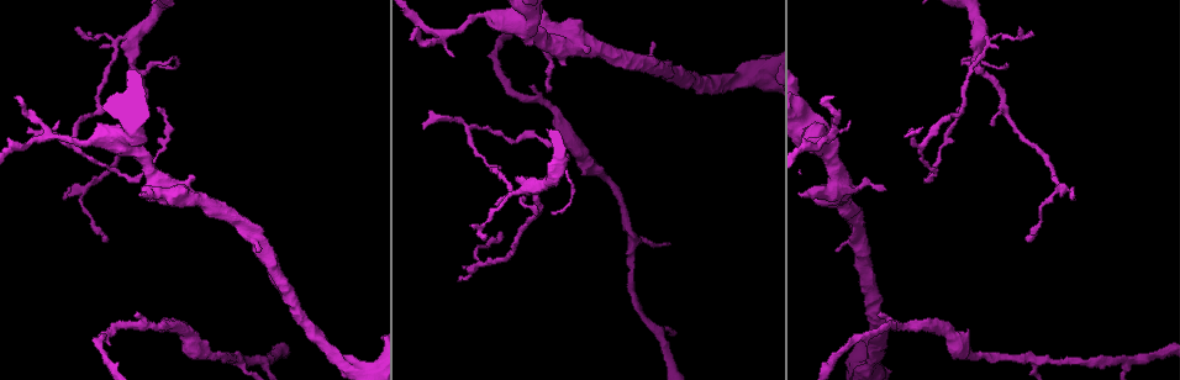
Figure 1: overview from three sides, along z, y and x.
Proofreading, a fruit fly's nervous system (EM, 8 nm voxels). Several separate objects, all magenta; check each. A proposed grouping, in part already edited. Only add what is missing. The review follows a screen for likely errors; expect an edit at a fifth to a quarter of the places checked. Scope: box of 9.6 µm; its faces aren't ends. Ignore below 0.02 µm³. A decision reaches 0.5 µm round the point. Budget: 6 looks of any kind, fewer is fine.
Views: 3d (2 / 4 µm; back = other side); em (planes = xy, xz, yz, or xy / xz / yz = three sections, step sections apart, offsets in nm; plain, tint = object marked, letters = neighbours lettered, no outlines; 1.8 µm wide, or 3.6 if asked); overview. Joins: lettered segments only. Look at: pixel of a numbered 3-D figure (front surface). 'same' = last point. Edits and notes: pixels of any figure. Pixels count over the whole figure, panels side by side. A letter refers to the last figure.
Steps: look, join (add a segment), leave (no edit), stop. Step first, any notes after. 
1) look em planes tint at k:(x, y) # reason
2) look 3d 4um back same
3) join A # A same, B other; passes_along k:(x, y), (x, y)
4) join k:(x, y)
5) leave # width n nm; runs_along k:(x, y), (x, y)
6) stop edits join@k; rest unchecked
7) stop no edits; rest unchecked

look 3d 4um at 1:(156, 108) # thin end

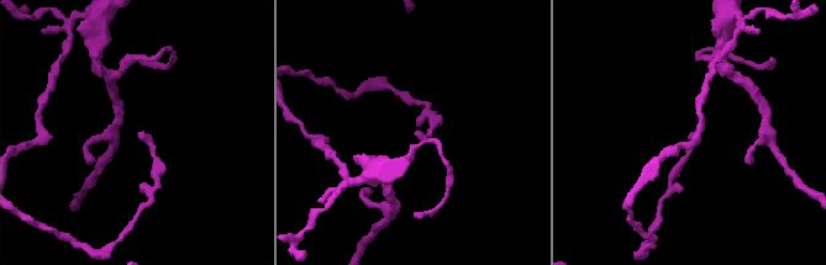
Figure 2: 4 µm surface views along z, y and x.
look em yz step 8 tint at 2:(689, 135)

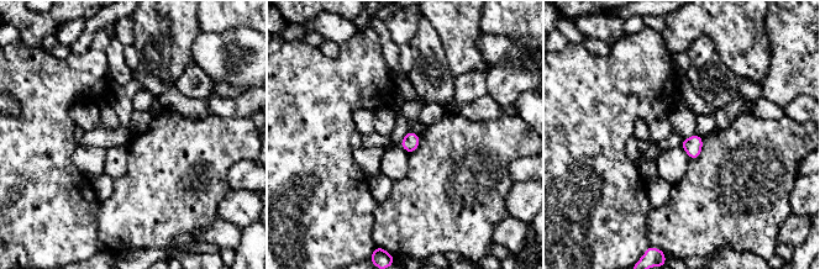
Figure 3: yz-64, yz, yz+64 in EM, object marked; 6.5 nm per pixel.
look em planes letters same # cut it another way

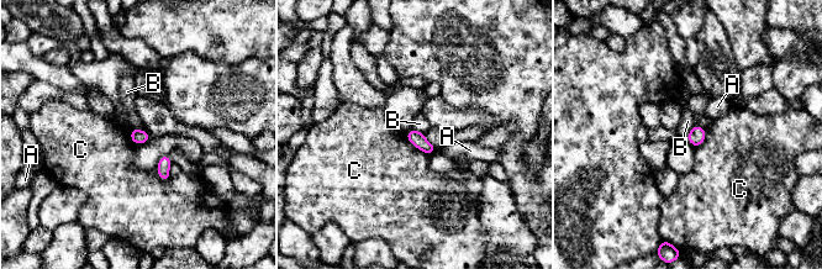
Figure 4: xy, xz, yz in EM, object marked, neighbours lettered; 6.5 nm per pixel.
leave # A other, B other, C other; border 4:(695, 124), (685, 138); none of them fits

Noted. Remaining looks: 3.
look em yz step 4 letters at 1:(28, 129) # tapers out

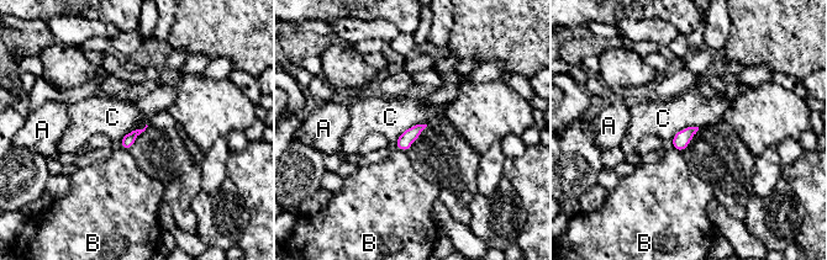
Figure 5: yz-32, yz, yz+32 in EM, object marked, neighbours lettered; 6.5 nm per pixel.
leave # A other, B other, C other; border 5:(425, 123), (407, 127), (395, 142); none of them fits

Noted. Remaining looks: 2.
look 3d 2um at 1:(103, 241) # branch stops here

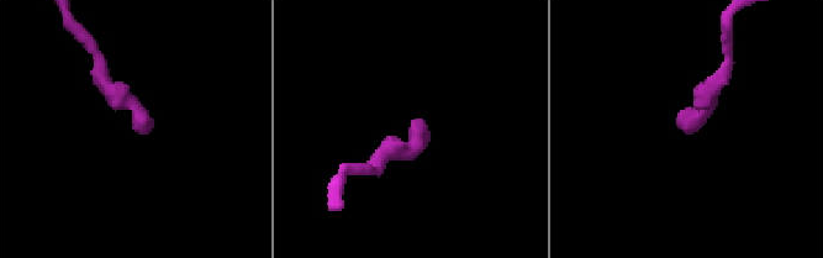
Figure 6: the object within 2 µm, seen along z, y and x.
look em planes letters at 6:(135, 128) # now the EM

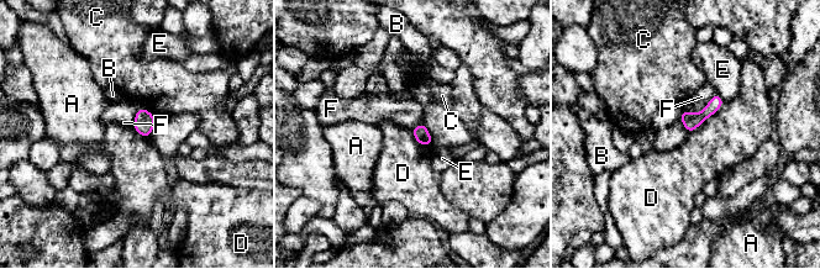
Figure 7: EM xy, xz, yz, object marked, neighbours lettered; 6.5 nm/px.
leave # longest_contact D 320 nm; A other, B other, C other, D other, E other, F other; border 7:(724, 103), (688, 133); none of them fits

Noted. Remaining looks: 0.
stop no edits; rest unchecked

